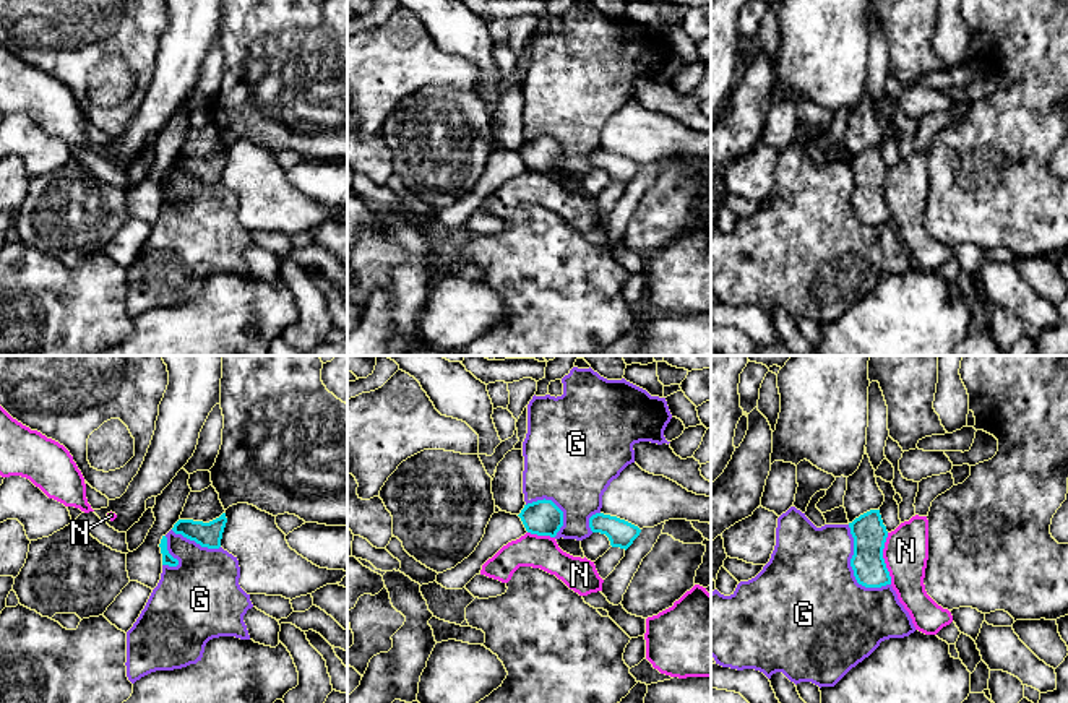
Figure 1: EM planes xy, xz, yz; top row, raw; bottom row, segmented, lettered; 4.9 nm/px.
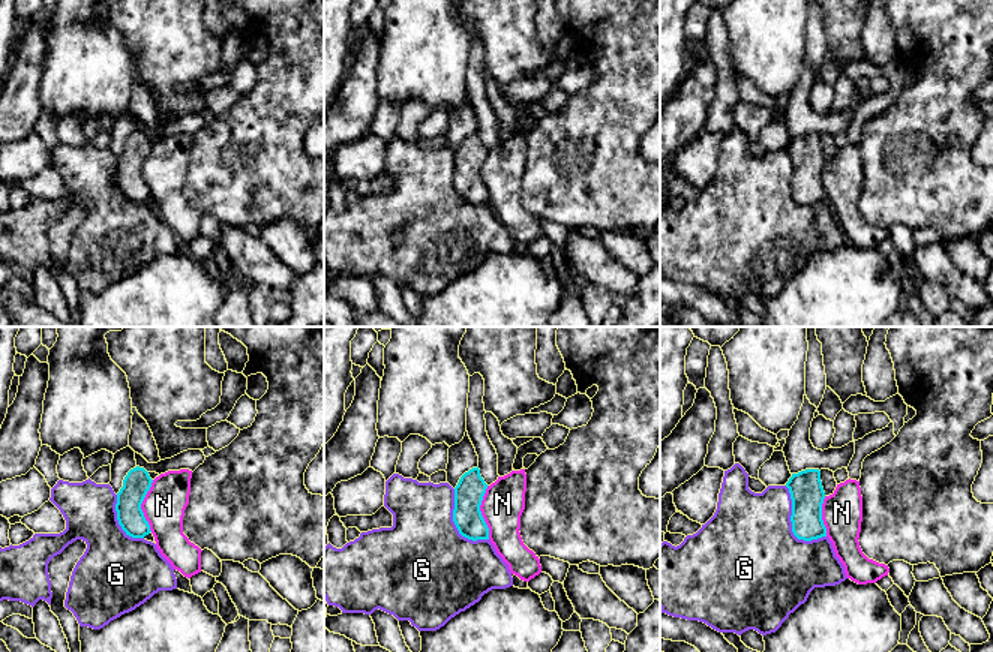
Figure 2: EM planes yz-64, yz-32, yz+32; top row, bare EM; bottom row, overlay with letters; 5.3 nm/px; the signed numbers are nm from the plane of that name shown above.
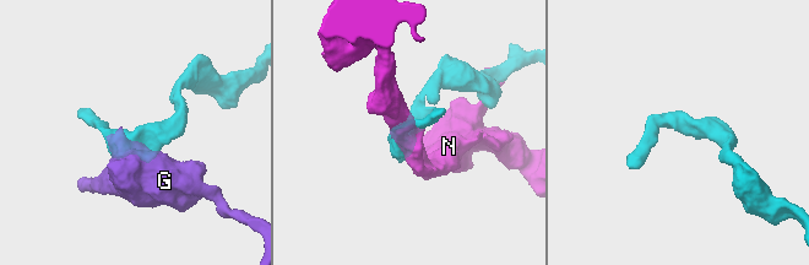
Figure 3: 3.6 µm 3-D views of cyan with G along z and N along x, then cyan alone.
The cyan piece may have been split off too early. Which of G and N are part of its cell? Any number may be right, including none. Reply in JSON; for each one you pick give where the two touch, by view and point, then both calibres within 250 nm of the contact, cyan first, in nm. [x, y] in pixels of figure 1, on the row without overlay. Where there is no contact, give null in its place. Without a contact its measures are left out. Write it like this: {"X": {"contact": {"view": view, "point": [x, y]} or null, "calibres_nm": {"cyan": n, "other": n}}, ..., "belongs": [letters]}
{"belongs": []}

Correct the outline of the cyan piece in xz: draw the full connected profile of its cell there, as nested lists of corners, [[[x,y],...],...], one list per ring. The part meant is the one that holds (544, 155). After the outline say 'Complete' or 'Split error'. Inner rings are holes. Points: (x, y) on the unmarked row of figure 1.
[[[552,136],[524,141],[518,151],[528,169],[555,174],[563,162],[563,148]]]. Complete

